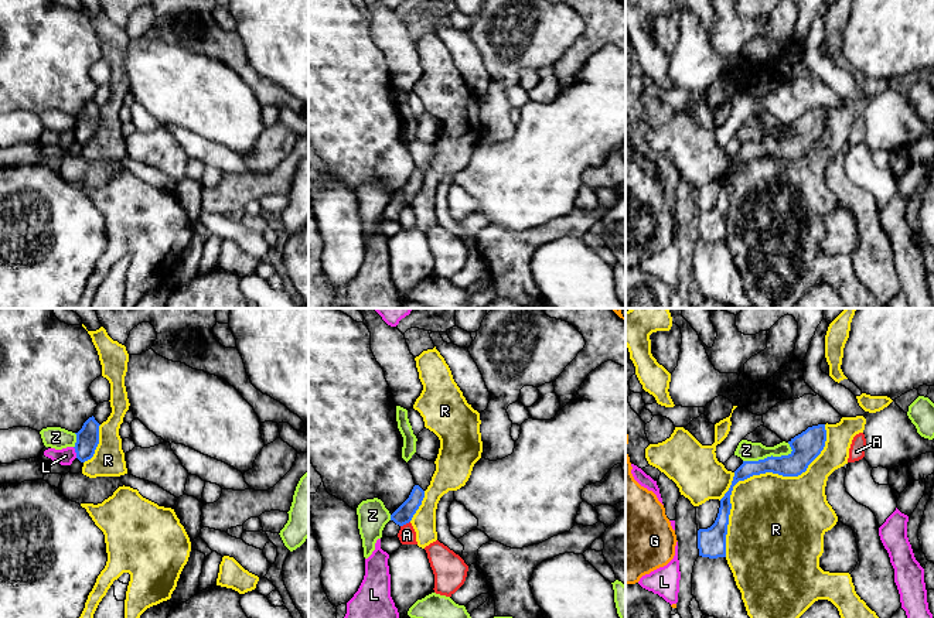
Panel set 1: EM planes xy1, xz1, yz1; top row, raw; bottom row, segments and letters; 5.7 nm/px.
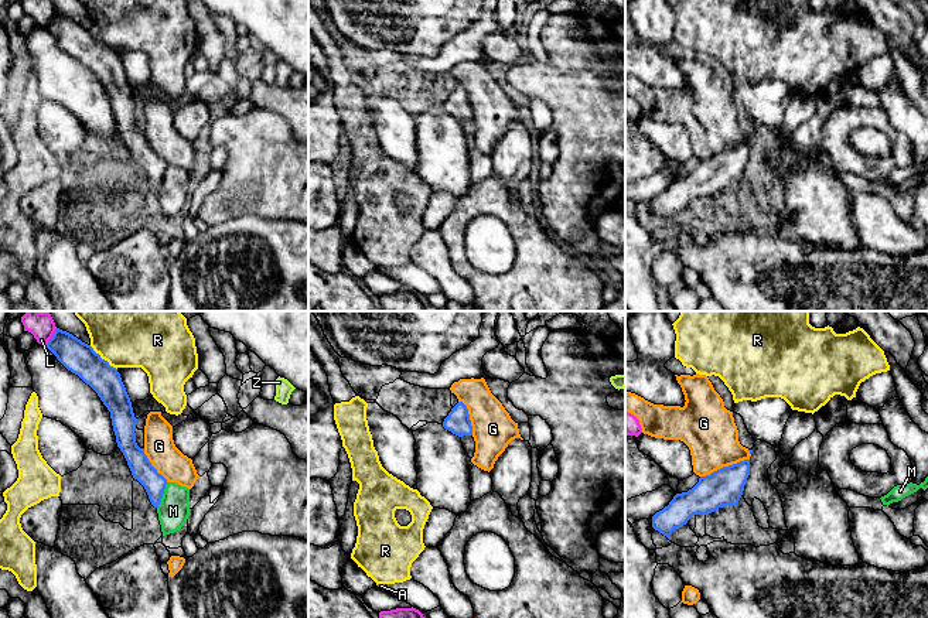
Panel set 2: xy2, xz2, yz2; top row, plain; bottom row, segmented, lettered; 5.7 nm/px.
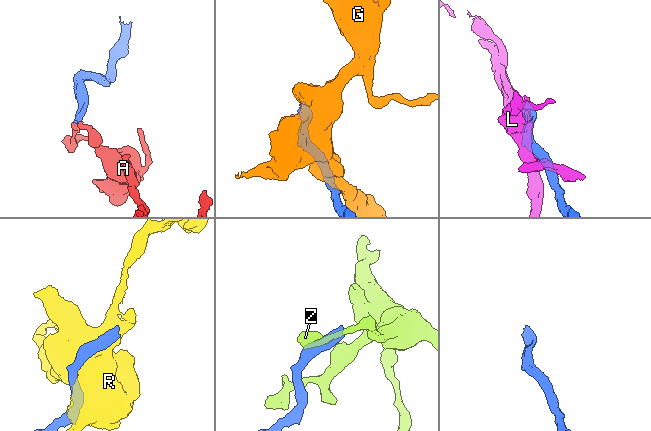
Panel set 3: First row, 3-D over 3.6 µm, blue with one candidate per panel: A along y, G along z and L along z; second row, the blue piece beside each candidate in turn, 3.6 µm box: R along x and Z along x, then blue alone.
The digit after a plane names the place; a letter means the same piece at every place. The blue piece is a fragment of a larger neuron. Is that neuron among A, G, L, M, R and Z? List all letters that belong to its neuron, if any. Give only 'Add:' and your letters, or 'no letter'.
Add: no letter

